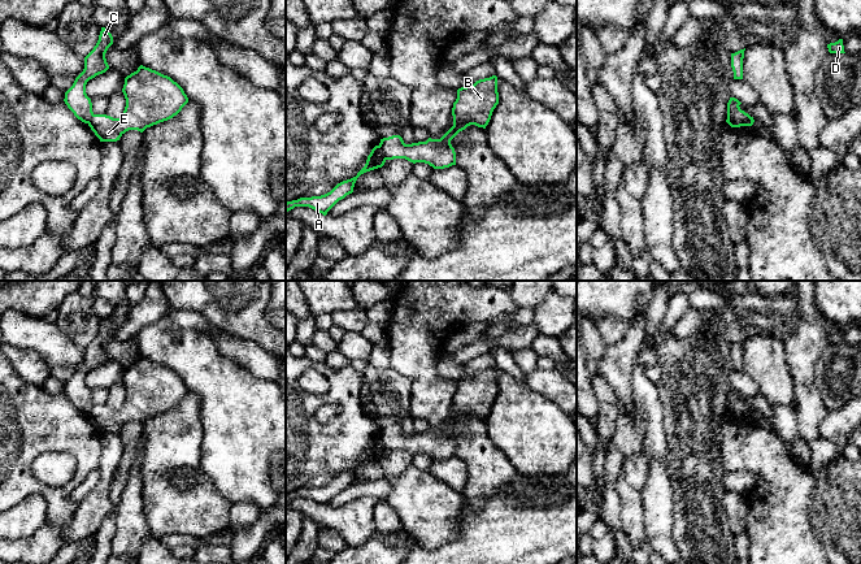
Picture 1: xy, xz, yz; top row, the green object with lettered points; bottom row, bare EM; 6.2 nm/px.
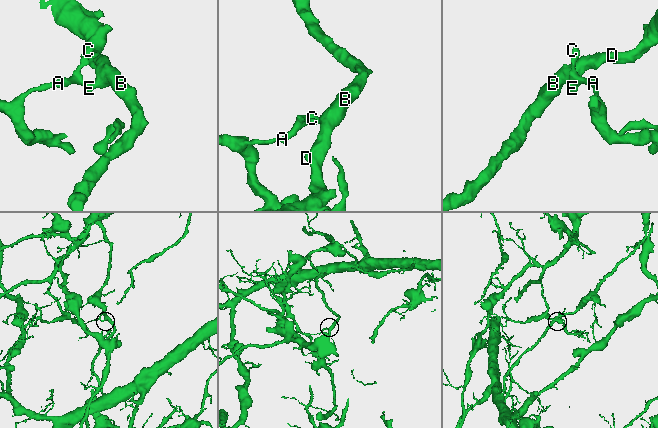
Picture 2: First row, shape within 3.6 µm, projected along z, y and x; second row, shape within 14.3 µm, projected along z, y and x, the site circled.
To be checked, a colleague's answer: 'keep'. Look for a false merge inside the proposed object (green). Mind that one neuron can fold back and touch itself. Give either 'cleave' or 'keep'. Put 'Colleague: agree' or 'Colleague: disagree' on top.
Colleague: disagree
cleave

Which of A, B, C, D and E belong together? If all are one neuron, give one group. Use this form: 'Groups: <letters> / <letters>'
Groups: A C / B D E

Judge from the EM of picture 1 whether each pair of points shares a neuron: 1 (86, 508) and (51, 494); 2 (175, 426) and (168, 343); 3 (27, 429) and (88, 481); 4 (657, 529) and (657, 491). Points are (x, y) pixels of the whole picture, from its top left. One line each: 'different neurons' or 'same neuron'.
1: different neurons
2: different neurons
3: different neurons
4: same neuron

